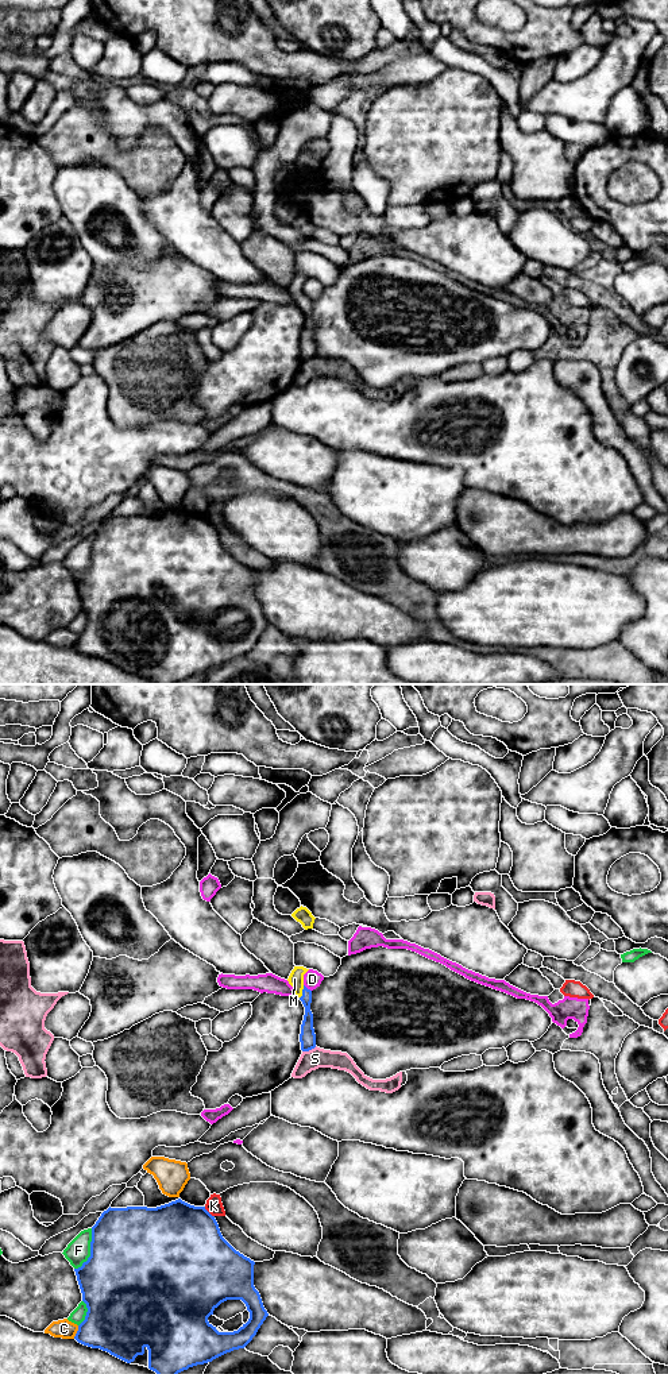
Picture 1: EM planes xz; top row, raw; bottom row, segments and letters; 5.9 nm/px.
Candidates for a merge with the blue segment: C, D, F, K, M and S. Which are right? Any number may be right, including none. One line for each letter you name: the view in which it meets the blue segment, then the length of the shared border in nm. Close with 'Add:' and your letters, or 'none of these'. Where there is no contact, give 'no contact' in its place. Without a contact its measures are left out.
M: meets blue in xz; contact 80 nm long
Add: M

